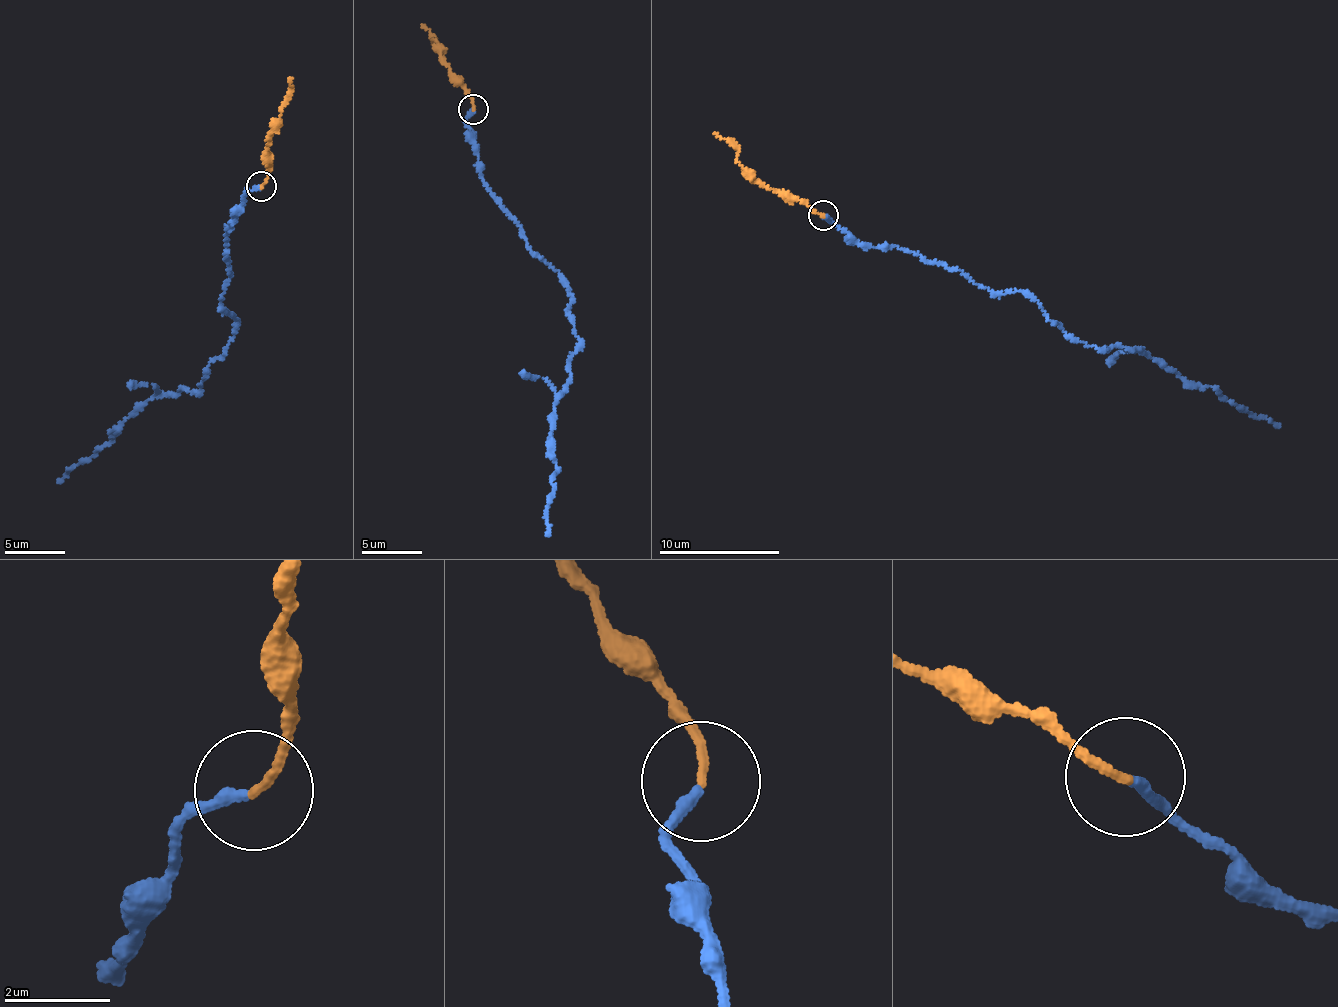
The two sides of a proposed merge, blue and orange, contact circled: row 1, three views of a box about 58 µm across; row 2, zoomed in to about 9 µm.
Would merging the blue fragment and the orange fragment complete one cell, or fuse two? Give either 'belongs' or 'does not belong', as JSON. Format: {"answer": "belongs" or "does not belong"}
{"answer": "belongs"}

